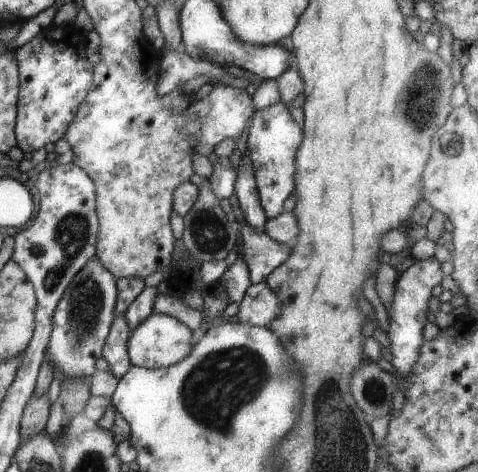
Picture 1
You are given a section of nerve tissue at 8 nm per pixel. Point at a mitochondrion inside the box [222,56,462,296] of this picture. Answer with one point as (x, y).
(419, 106)

